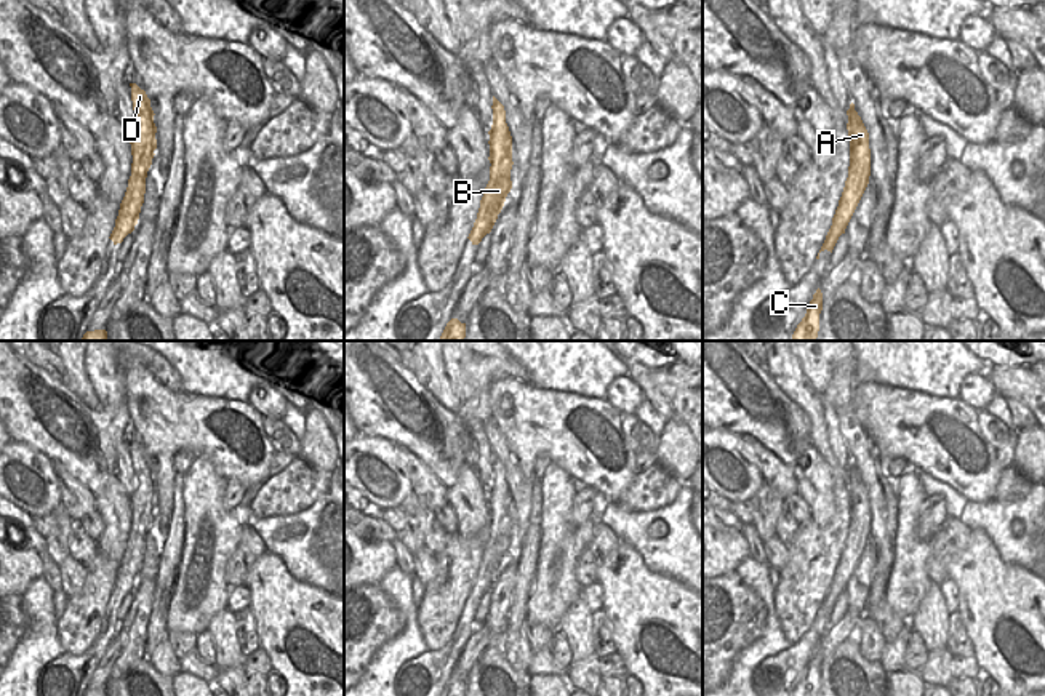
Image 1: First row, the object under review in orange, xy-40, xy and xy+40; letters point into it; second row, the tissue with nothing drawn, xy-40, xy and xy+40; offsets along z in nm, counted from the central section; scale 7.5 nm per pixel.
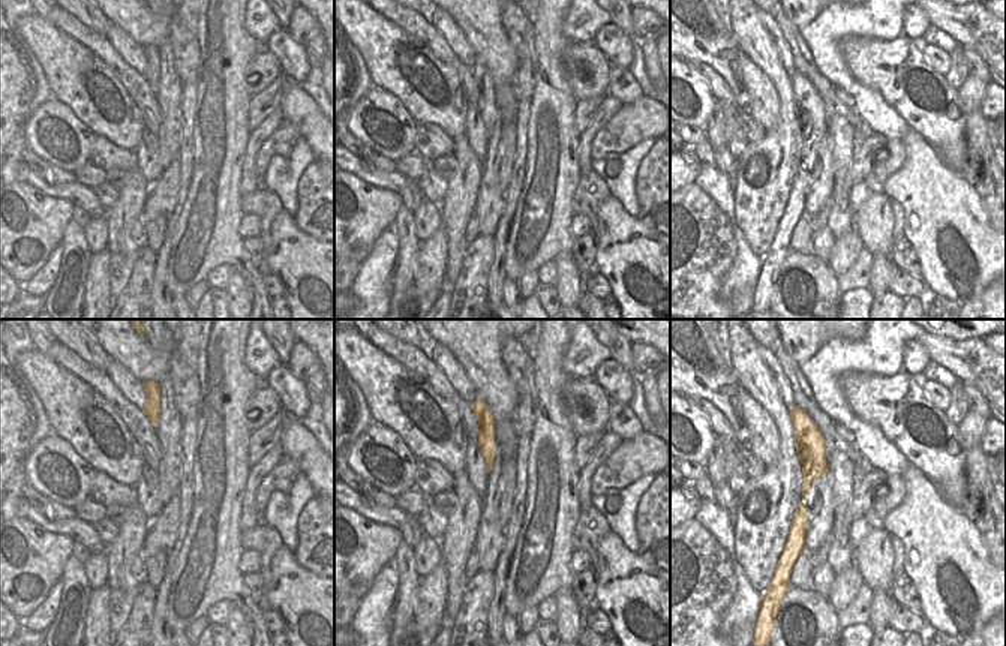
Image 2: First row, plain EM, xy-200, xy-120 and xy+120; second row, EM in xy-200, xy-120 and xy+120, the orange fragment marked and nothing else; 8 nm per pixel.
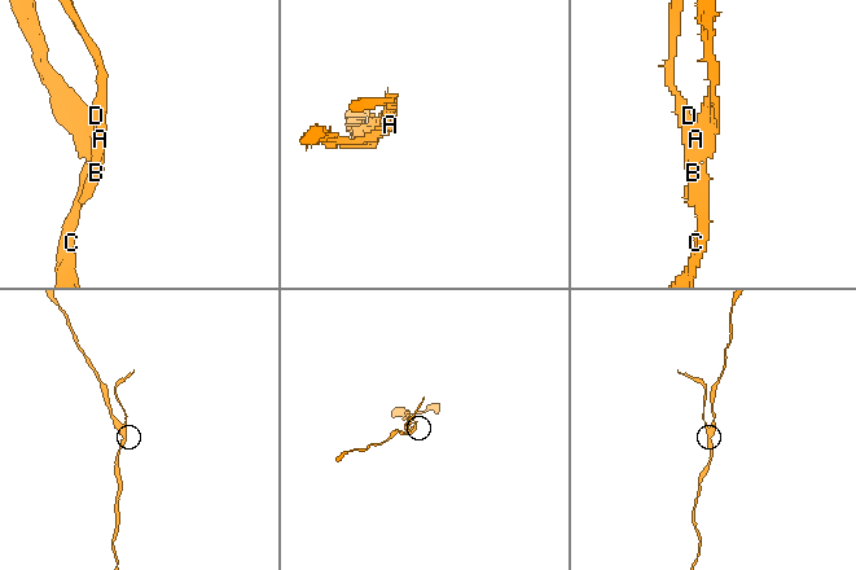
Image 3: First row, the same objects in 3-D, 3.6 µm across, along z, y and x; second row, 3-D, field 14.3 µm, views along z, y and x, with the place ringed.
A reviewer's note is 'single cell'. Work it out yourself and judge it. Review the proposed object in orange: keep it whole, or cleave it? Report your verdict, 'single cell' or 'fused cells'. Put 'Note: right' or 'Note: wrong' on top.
Note: wrong
fused cells

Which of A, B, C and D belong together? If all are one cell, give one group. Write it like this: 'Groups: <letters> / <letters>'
Groups: A / B C D.

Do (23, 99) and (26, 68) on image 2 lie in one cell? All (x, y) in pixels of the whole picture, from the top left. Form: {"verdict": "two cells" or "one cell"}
{"verdict": "one cell"}

